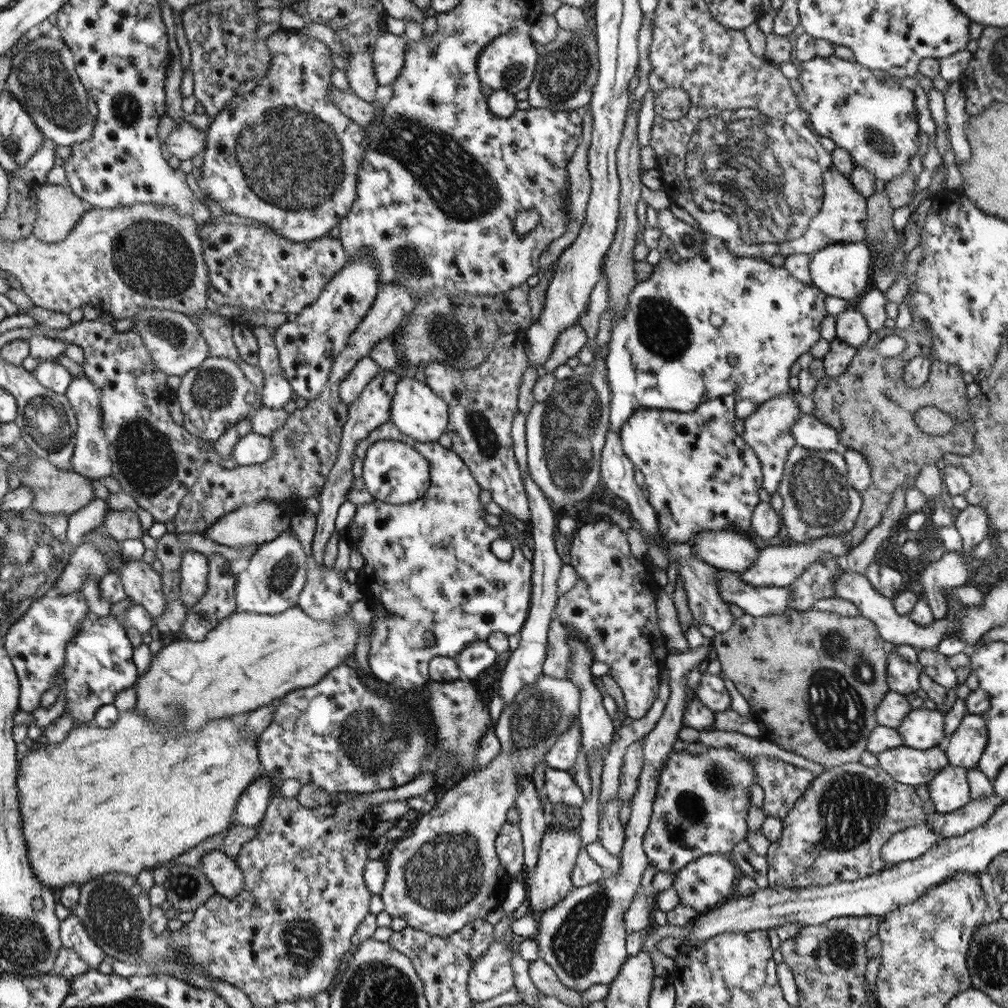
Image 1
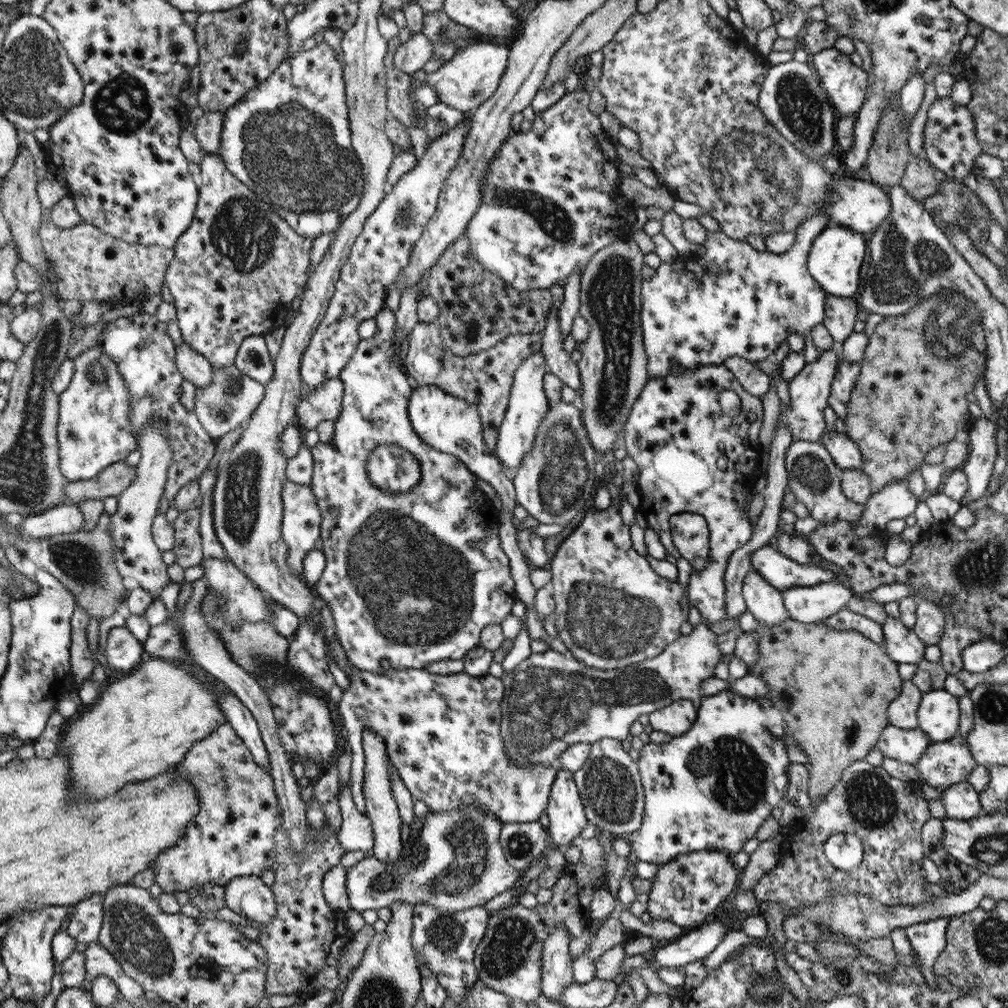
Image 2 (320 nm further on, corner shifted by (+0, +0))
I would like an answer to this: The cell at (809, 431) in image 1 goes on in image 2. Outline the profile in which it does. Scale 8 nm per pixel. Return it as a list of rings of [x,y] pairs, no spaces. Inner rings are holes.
[[[826,431],[821,436],[820,442],[841,469],[862,469],[863,454],[859,446],[846,433]]]

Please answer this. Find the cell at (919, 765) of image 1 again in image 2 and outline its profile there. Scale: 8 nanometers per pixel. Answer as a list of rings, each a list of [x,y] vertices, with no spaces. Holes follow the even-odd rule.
[[[963,737],[930,744],[916,762],[916,772],[926,784],[938,789],[965,782],[976,768],[976,760]]]

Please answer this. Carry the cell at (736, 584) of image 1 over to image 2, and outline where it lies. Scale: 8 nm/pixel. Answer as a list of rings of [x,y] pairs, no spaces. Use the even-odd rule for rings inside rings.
[[[838,581],[781,591],[789,618],[798,623],[818,623],[846,609],[854,592]]]

